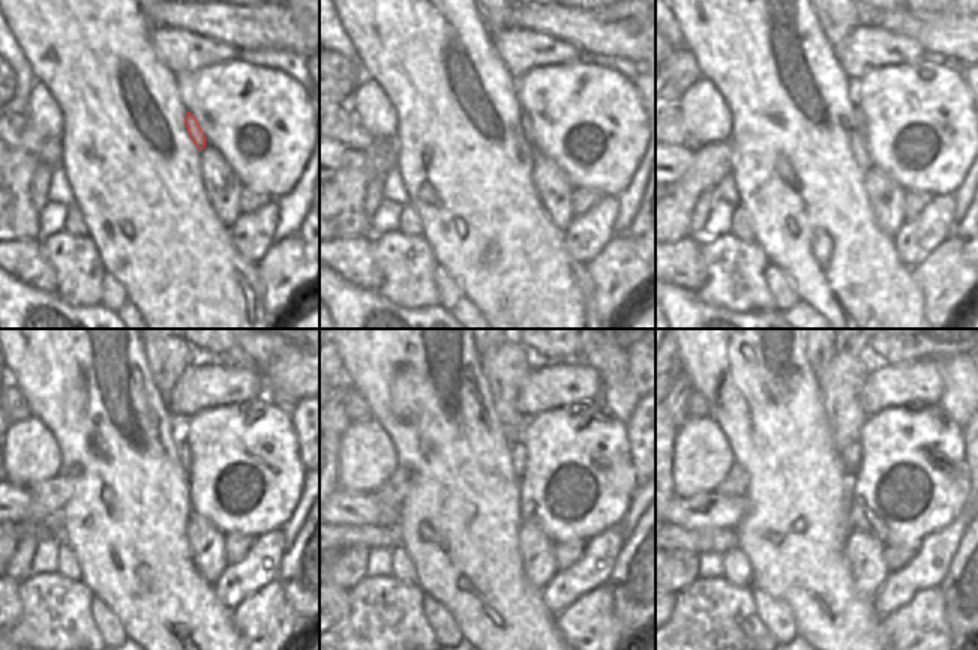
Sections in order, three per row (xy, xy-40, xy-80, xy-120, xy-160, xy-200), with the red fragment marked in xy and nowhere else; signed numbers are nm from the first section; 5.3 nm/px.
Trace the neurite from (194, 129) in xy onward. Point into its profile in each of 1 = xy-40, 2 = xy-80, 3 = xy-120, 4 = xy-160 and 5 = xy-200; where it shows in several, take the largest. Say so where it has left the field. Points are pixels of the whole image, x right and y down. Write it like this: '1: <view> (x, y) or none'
1: xy-40 (525, 122)
2: xy-80 (858, 114)
3: xy-120 (182, 446)
4: xy-160 (518, 449)
5: xy-200 (852, 455)

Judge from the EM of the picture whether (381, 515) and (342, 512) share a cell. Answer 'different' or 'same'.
same

